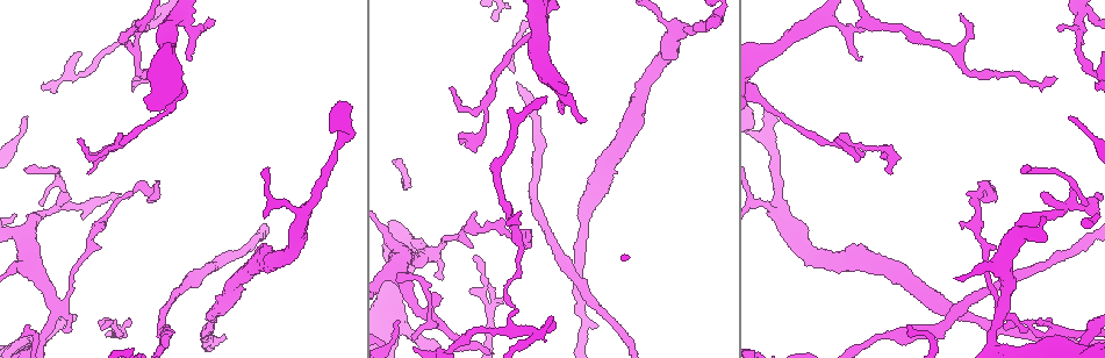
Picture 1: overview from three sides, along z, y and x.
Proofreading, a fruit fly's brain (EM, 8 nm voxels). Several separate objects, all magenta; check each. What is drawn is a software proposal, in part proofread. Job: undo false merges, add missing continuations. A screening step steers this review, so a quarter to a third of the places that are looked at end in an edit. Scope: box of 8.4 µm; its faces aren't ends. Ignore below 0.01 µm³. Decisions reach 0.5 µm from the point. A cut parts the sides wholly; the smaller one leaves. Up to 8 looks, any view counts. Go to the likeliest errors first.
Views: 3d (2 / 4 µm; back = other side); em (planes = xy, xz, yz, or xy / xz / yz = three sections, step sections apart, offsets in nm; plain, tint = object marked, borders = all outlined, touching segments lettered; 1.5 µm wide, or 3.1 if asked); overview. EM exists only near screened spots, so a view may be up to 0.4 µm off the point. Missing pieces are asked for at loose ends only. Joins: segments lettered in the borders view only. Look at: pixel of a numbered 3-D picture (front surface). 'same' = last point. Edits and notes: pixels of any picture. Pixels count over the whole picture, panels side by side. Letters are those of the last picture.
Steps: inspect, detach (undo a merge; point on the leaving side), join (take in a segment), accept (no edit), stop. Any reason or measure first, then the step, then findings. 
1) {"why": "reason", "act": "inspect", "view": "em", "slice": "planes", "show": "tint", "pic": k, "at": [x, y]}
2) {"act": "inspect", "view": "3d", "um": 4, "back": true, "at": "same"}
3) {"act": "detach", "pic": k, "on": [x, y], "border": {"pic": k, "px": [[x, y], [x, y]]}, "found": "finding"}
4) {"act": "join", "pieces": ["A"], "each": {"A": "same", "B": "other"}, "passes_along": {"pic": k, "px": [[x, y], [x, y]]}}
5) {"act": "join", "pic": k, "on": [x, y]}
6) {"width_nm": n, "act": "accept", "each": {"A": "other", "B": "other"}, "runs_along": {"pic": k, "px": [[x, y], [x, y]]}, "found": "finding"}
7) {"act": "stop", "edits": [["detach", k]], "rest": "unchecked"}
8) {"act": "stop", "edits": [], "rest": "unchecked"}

{"act": "inspect", "view": "em", "slice": "xy", "step": 8, "show": "tint", "pic": 1, "at": [1003, 306]}

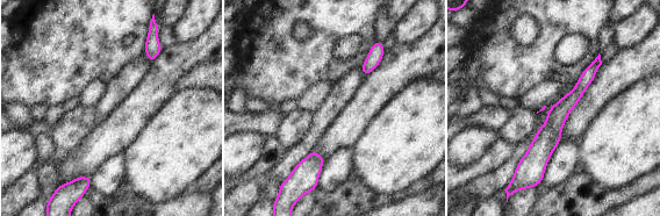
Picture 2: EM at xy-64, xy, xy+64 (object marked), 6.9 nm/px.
{"act": "inspect", "view": "em", "slice": "planes", "show": "borders", "at": "same"}

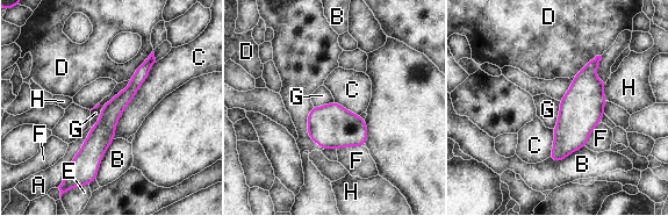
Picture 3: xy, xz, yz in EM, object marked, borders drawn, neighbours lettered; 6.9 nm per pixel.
{"act": "accept", "each": {"A": "other", "B": "other", "C": "other", "D": "other", "E": "other", "F": "other", "G": "other", "H": "other"}, "runs_along": {"pic": 3, "px": [[151, 58], [113, 109], [88, 166]]}, "found": "one neuron here"}

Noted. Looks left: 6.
{"why": "free end", "act": "inspect", "view": "3d", "um": 4, "pic": 1, "at": [718, 17]}

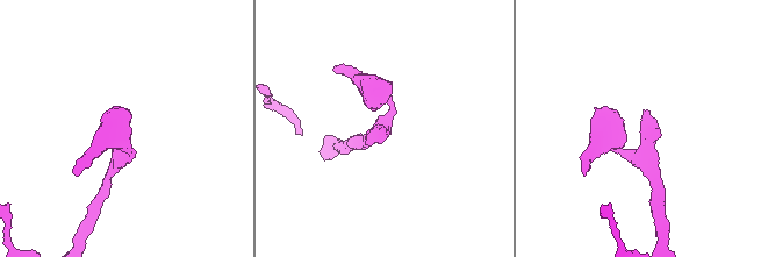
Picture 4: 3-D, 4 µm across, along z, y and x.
{"why": "need the tissue", "act": "inspect", "view": "em", "slice": "xz", "step": 8, "show": "tint", "pic": 4, "at": [384, 128]}

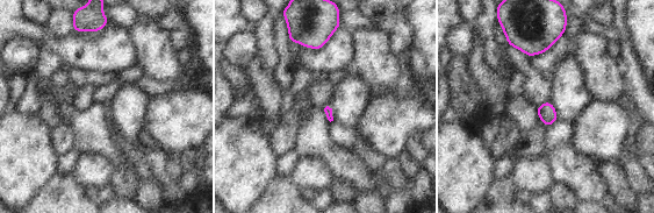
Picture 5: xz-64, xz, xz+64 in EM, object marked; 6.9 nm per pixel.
{"act": "inspect", "view": "em", "slice": "xz", "step": 8, "show": "borders", "at": "same"}

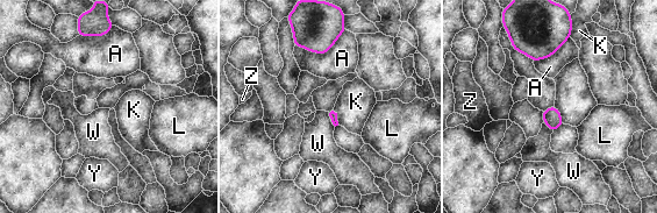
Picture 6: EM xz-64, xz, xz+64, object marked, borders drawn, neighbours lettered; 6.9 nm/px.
{"act": "accept", "each": {"A": "other", "K": "other", "L": "other", "W": "other", "Y": "other", "Z": "other"}, "border": {"pic": 6, "px": [[555, 105], [563, 122]]}, "found": "none of them fits"}

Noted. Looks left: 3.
{"act": "inspect", "view": "3d", "um": 4, "pic": 1, "at": [60, 193]}

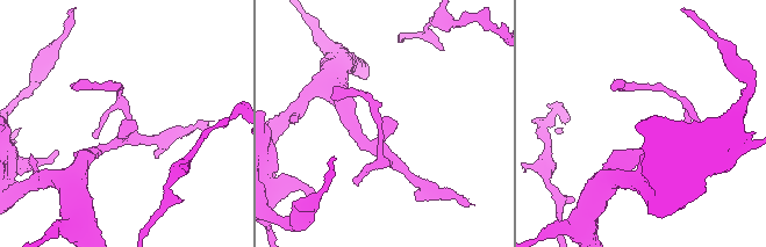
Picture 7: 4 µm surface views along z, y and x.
{"act": "inspect", "view": "em", "slice": "xy", "step": 4, "show": "plain", "pic": 7, "at": [386, 119]}

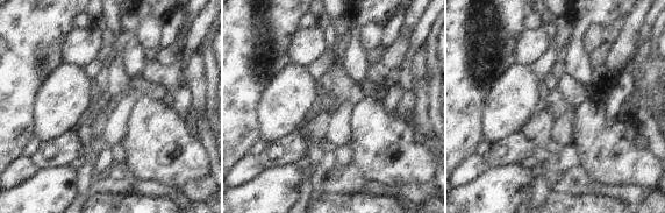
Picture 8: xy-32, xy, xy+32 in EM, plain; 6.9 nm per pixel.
{"why": "see the neighbours", "act": "inspect", "view": "em", "slice": "xy", "step": 4, "show": "borders", "at": "same"}

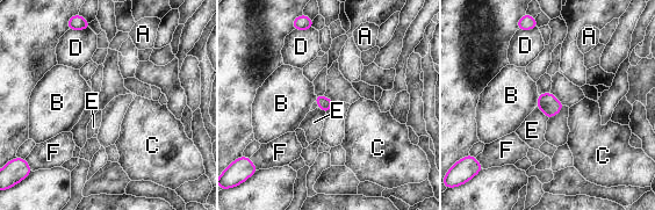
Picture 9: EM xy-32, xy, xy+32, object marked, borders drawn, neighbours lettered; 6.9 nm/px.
{"act": "accept", "each": {"A": "other", "B": "other", "C": "other", "D": "other", "E": "other", "F": "other"}, "border": {"pic": 9, "px": [[535, 107], [548, 118]]}, "found": "none of them fits"}

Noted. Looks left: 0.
{"act": "stop", "edits": [], "rest": "unchecked"}

